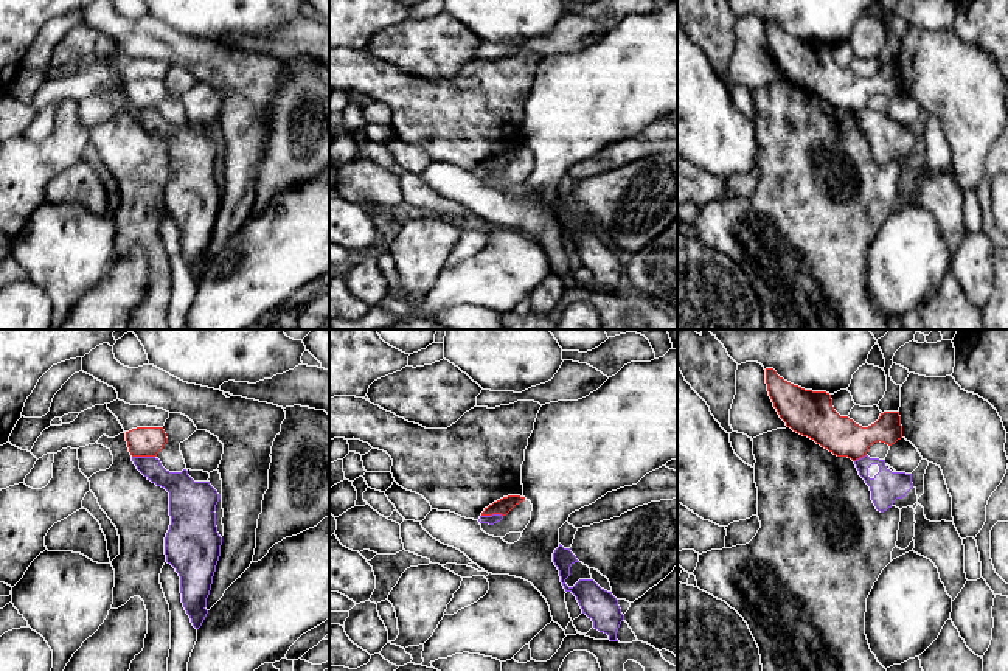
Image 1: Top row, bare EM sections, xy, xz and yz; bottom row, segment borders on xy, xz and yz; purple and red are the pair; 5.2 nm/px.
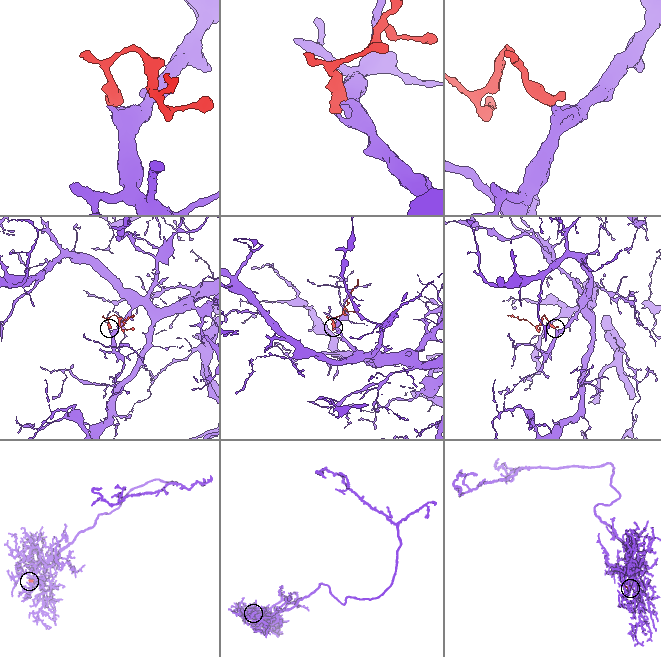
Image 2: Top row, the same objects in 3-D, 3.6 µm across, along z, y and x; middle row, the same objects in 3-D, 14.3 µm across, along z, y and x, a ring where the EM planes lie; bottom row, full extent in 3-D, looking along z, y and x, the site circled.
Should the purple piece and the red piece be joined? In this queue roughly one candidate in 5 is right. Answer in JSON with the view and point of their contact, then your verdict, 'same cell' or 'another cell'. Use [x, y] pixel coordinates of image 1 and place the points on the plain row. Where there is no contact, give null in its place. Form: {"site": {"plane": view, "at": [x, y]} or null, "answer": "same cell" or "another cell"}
{"site": {"plane": "xy", "at": [143, 109]}, "answer": "another cell"}

